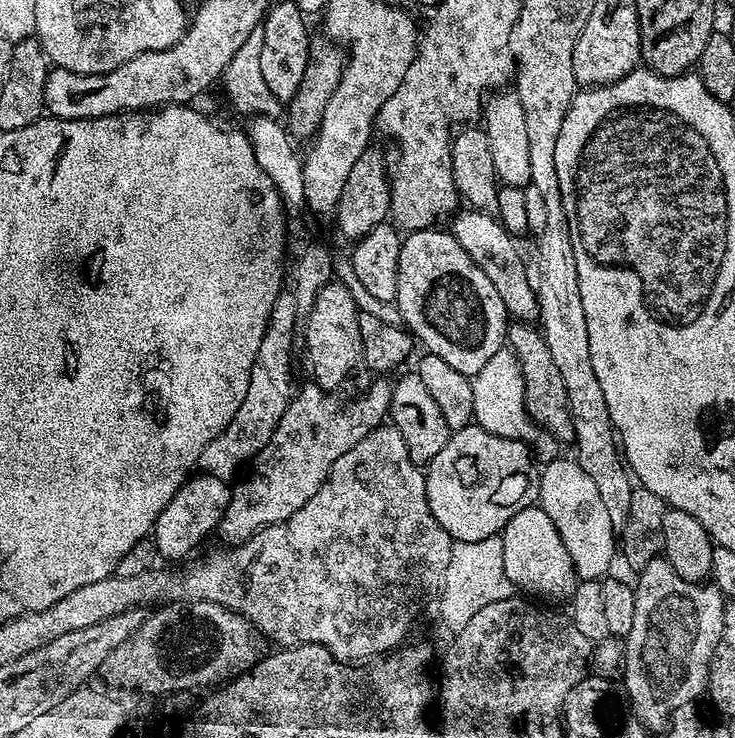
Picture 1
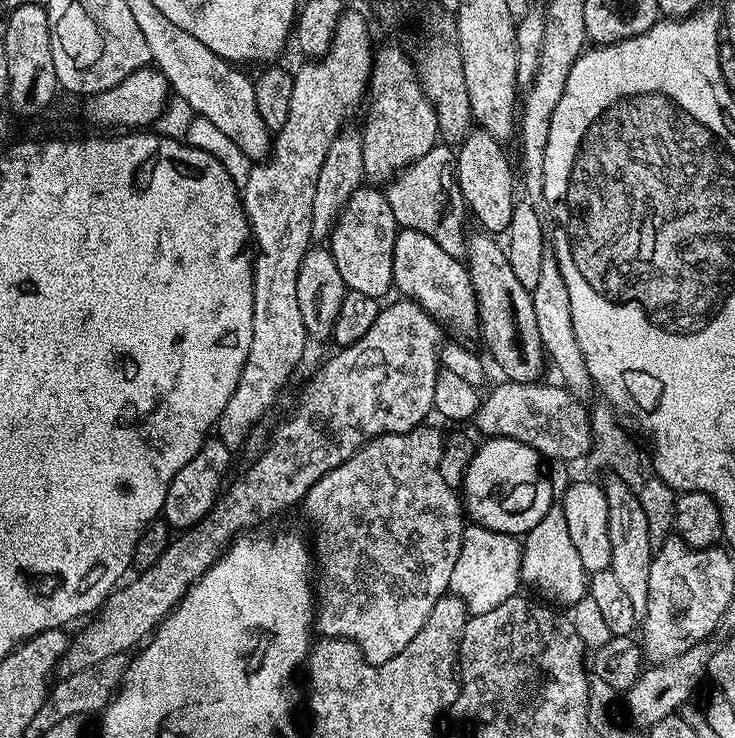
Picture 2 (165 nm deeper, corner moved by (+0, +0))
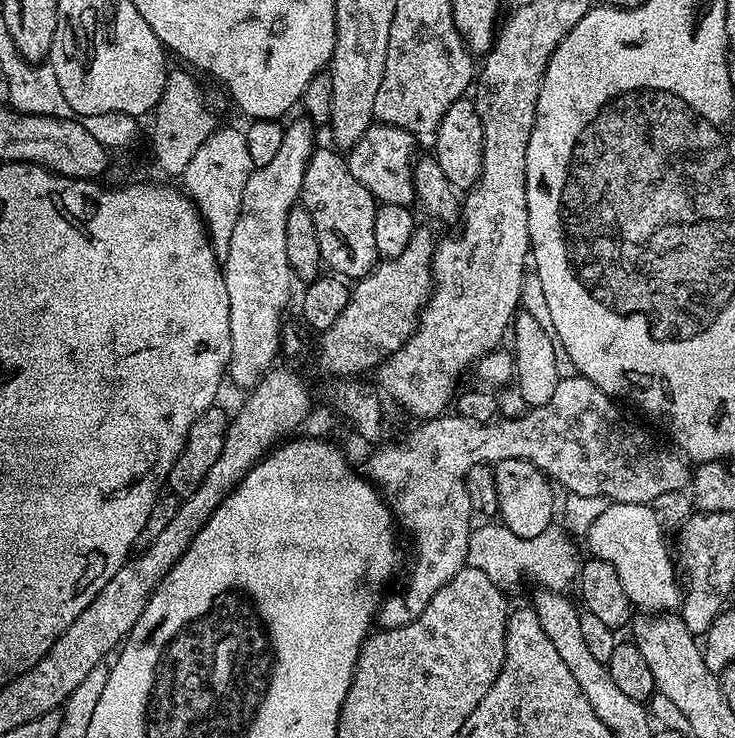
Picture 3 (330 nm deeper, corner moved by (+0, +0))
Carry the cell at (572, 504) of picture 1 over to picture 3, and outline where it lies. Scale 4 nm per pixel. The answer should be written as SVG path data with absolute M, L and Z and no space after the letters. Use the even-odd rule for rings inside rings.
M609 503L608 509L595 518L586 533L588 548L595 559L610 562L618 570L633 609L644 614L668 614L679 609L682 593L670 548L664 545L662 523L647 504Z

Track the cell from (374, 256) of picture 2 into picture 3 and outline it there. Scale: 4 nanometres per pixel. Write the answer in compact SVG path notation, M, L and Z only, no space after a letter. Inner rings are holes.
M317 147L308 159L306 174L302 178L299 203L314 218L318 230L320 259L333 273L355 282L367 276L381 259L374 242L374 218L378 202L354 174L350 174L348 161L335 147Z

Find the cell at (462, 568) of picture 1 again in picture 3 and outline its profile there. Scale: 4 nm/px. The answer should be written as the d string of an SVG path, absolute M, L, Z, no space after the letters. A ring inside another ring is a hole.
M503 523L483 524L486 525L477 525L473 529L470 542L467 544L467 565L481 570L505 592L511 592L526 575L536 578L542 576L540 582L543 587L563 592L579 577L581 557L578 558L578 550L572 542L573 537L561 525L553 524L534 538L523 539Z

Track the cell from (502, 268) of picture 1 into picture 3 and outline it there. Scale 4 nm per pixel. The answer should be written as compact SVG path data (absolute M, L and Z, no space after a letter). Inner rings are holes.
M373 124L364 131L362 138L353 148L347 149L346 159L350 174L372 192L372 196L380 204L408 206L413 203L412 166L417 155L417 137L412 133L396 128L392 124Z

